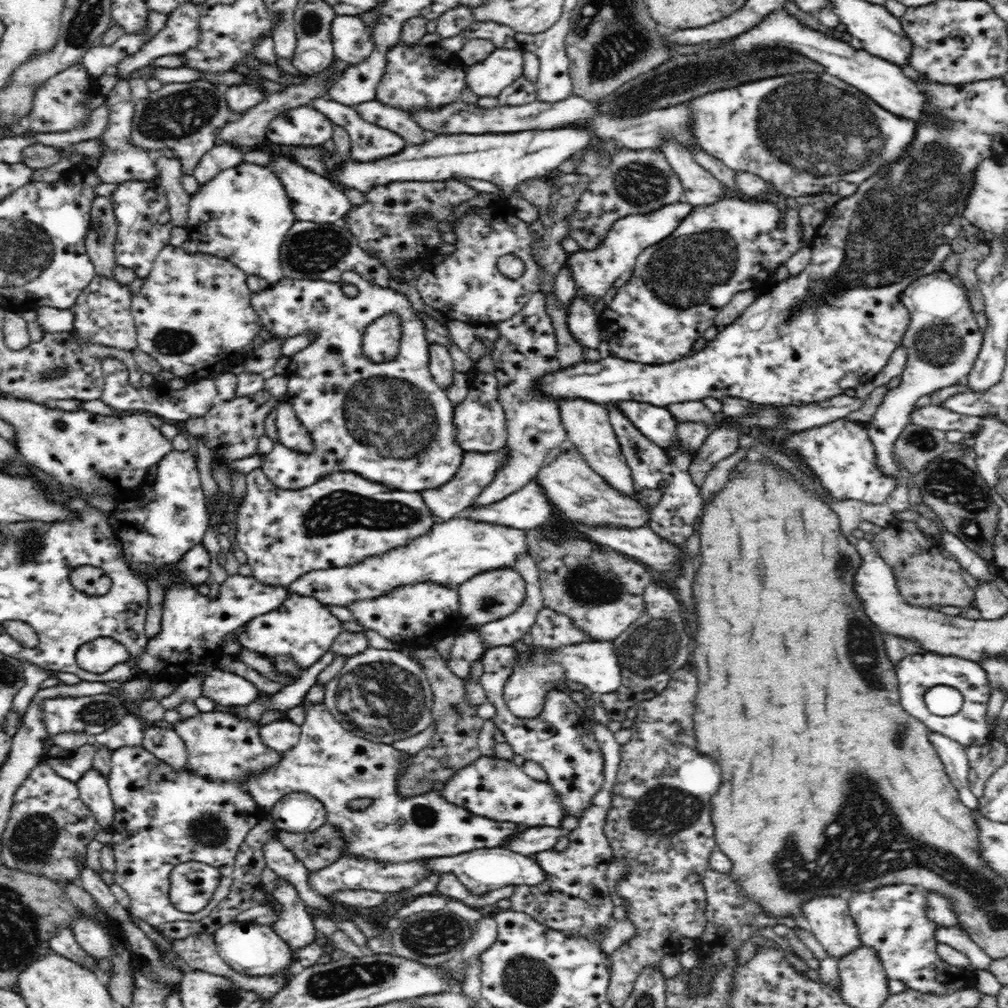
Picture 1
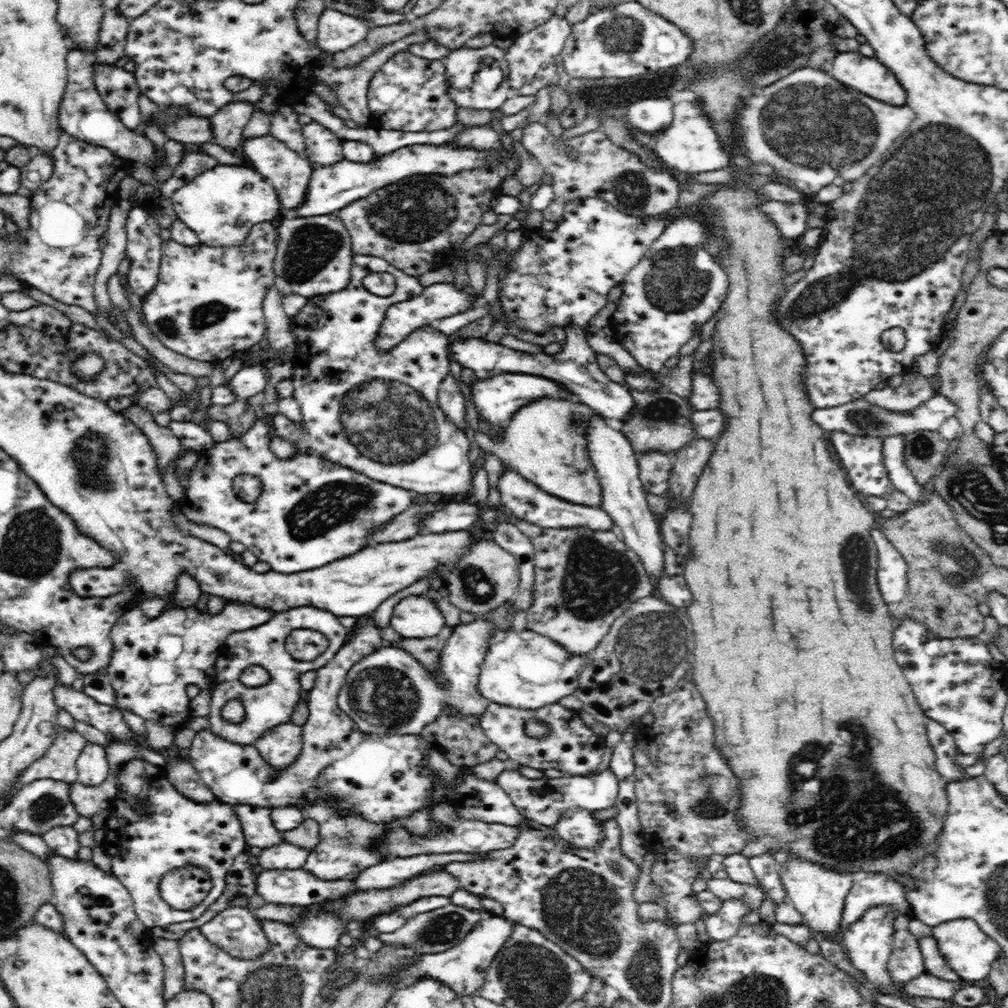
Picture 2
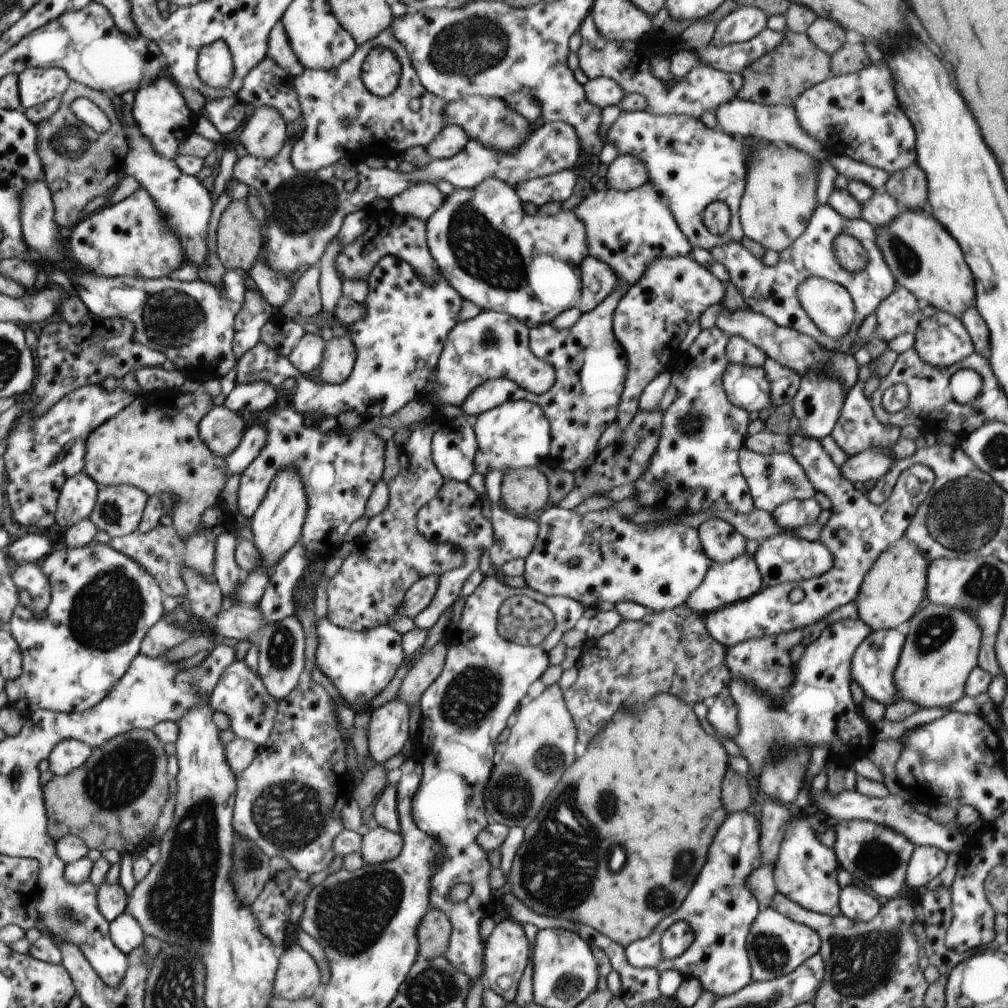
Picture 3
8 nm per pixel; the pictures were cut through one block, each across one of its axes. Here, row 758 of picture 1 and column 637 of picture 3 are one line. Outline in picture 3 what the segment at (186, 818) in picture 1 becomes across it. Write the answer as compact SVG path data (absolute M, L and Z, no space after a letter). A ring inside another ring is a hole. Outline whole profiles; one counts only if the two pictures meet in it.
M620 111L605 133L605 143L615 147L617 156L628 155L643 163L645 183L652 184L662 198L691 249L701 247L709 252L719 245L741 239L738 206L744 190L748 156L756 151L751 138L734 137L719 128L707 128L699 119L687 115ZM717 201L725 203L729 213L728 229L722 235L712 235L702 223L705 207Z

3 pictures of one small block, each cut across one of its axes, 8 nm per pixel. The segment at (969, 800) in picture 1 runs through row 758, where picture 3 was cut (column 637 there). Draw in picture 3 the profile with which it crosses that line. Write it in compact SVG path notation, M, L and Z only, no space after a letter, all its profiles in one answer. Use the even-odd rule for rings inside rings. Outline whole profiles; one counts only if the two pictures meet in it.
M749 812L727 814L706 852L705 864L677 910L663 917L645 938L624 948L626 961L633 968L652 968L658 973L672 970L678 972L682 980L695 977L702 990L709 991L715 997L733 994L752 981L745 939L760 908L752 892L748 891L746 880L750 873L761 866L759 831L758 819ZM675 921L686 922L693 938L683 954L674 959L665 959L660 954L662 934Z

